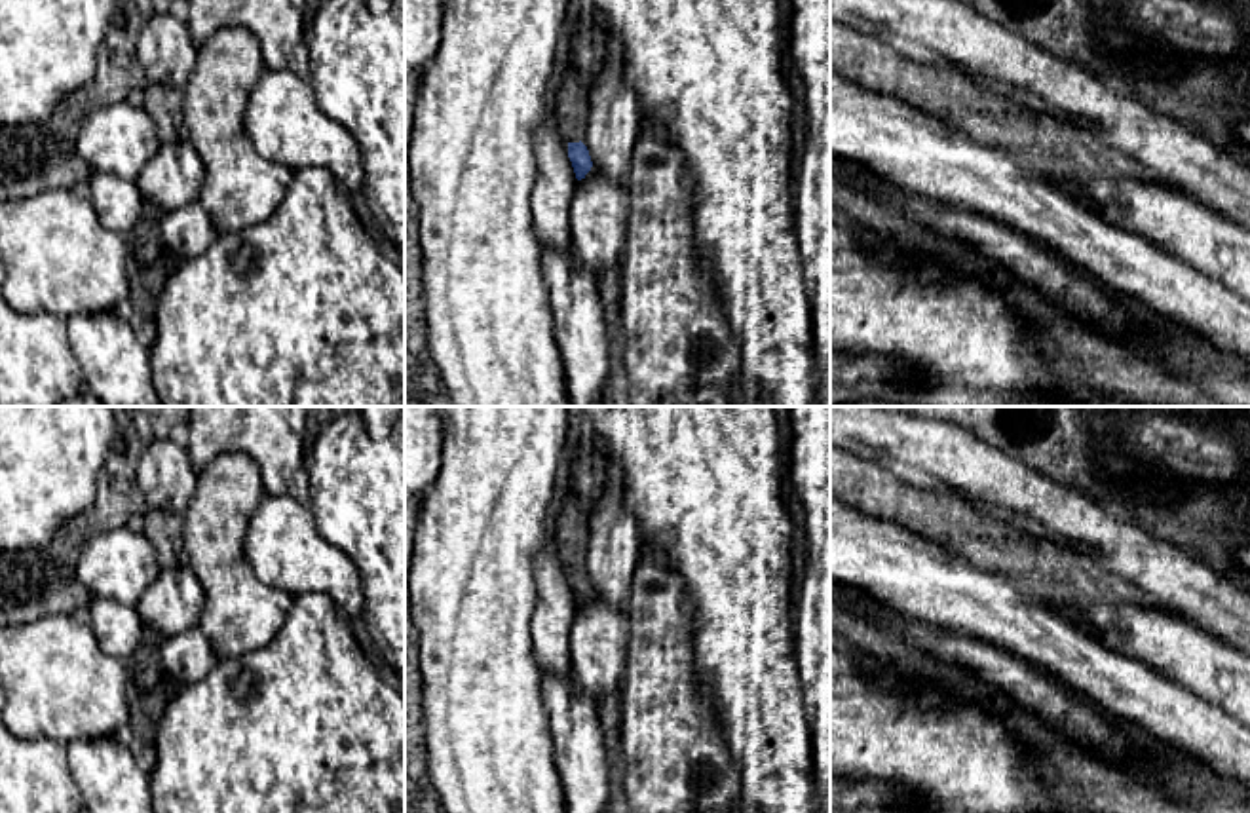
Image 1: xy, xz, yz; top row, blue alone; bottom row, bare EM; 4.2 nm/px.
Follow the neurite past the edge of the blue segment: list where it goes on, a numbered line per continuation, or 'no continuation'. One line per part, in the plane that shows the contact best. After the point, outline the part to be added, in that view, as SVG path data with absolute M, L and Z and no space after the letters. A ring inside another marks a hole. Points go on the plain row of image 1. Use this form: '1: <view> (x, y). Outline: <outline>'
1: xz (570, 529). Outline: M568 490L564 507L555 524L555 543L568 568L579 568L583 558L583 543L587 539L589 515L583 511L578 496Z

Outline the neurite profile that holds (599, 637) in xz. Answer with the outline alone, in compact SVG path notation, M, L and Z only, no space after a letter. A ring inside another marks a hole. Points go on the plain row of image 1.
M595 593L578 606L570 629L570 678L597 707L608 693L619 693L629 636L625 608L616 608Z

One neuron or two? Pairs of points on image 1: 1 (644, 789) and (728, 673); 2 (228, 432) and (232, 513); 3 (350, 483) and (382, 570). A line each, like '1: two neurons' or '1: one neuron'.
1: two neurons
2: two neurons
3: one neuron

